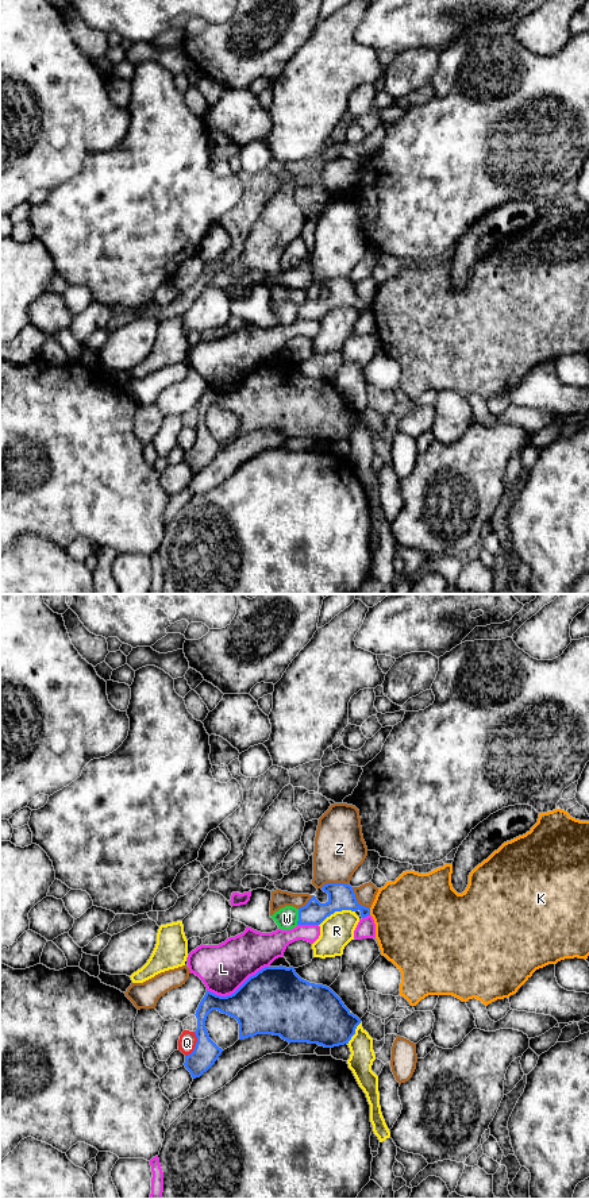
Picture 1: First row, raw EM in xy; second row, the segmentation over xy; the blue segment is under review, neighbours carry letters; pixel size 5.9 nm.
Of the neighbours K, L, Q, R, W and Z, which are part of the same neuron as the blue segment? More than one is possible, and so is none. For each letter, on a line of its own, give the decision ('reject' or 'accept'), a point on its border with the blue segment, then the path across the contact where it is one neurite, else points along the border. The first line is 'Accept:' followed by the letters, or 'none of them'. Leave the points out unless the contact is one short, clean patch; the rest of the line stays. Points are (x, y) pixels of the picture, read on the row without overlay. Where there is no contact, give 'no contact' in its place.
Accept: none of them
K: reject | xy (369, 307)
L: reject | xy (238, 384)
Q: reject | xy (196, 440) | along xy (195, 427), (195, 443), (185, 451)
R: reject | xy (337, 305)
W: reject | xy (299, 312)
Z: reject | xy (334, 278)

